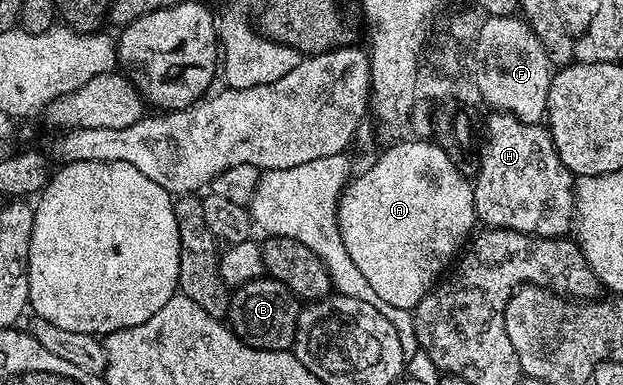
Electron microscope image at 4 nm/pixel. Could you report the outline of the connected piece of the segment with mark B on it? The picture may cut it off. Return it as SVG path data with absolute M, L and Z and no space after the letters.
M262 277L247 285L232 288L229 296L228 326L244 343L264 351L287 351L295 341L295 329L302 304L296 295L279 281Z

